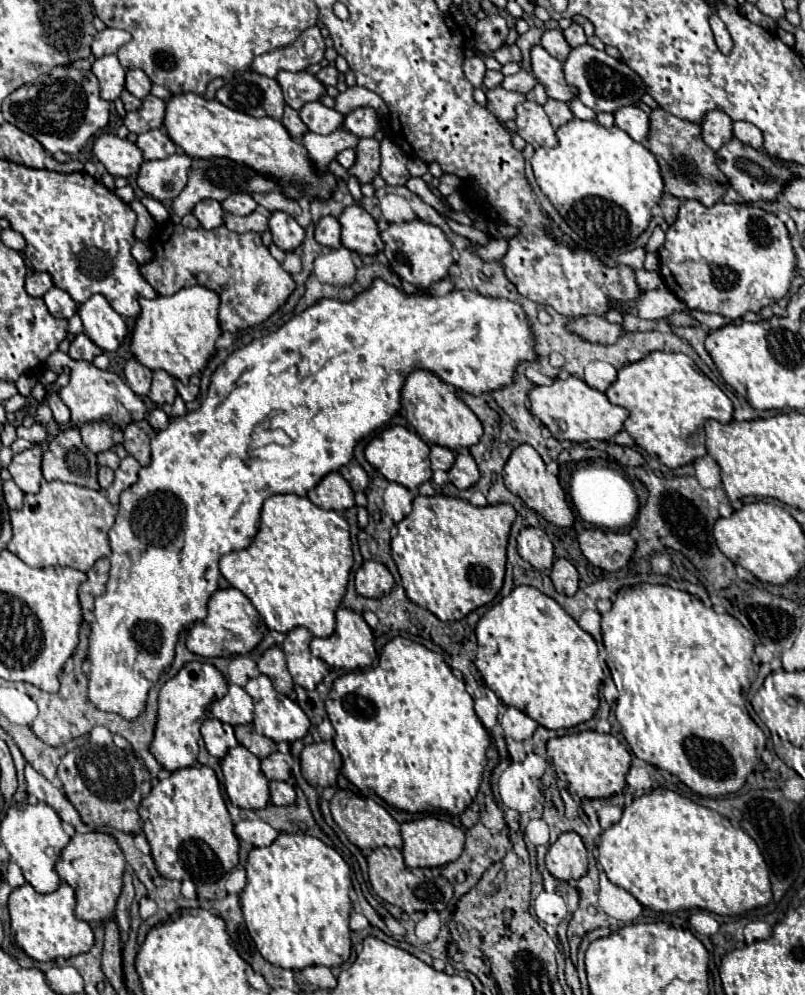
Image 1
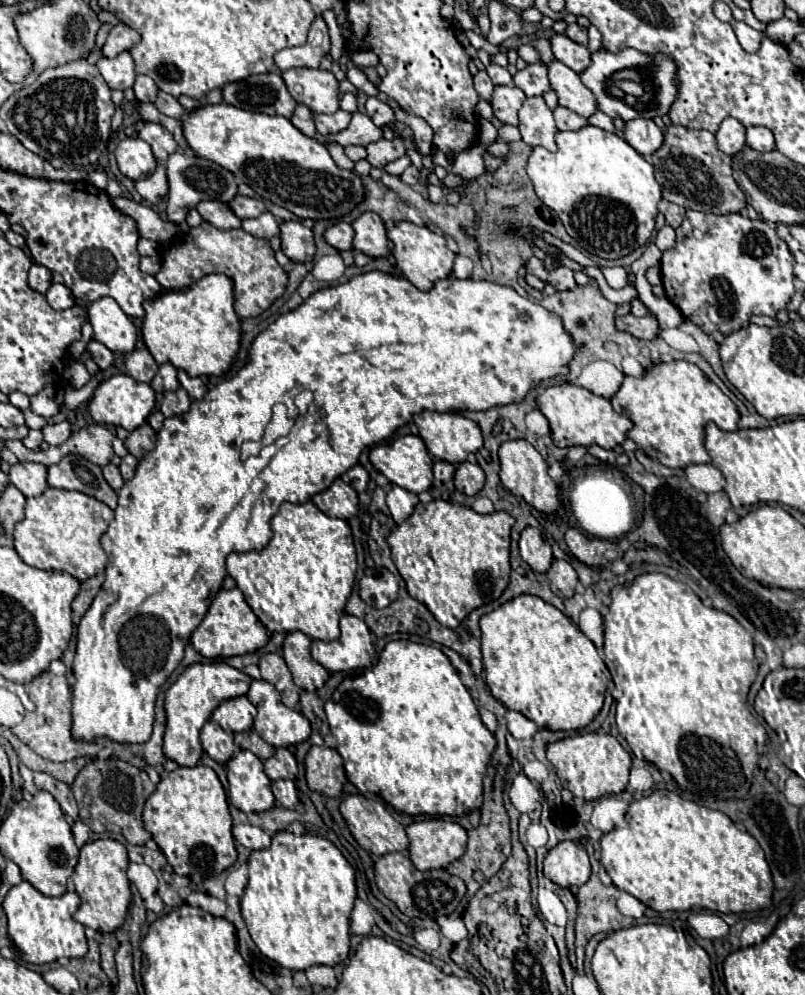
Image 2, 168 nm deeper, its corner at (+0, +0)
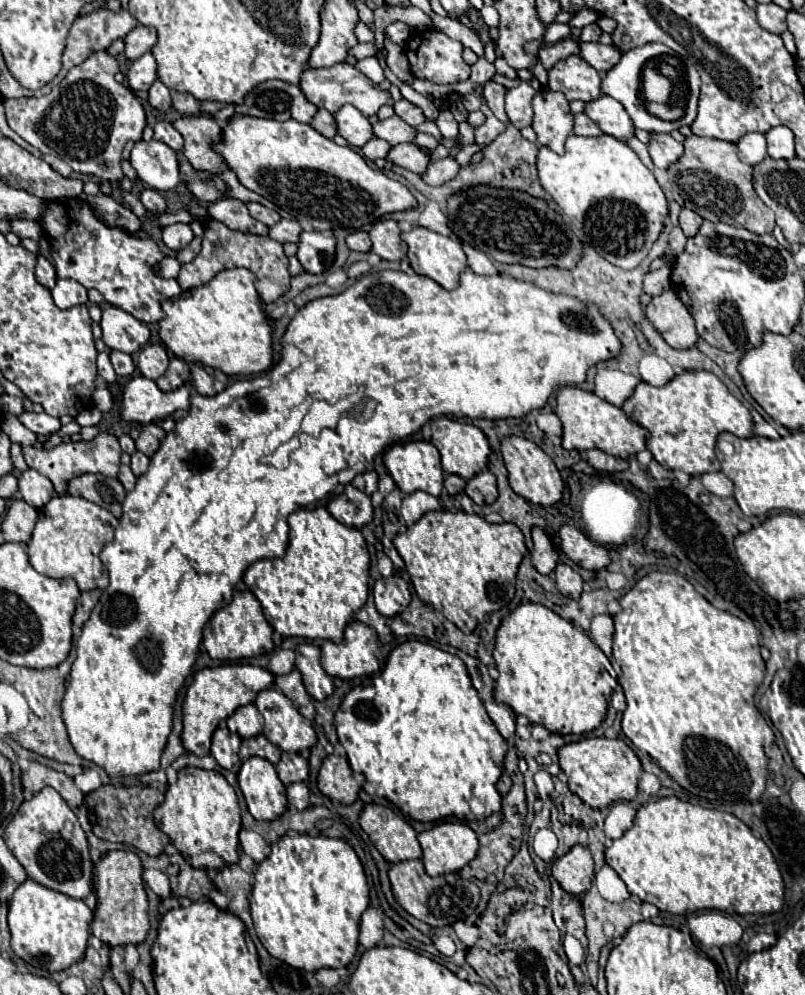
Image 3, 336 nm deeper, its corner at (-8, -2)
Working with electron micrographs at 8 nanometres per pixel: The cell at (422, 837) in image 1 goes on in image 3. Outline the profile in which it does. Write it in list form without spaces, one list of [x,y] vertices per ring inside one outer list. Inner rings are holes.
[[[440,822],[418,833],[418,841],[424,851],[422,863],[430,877],[458,873],[478,853],[478,837],[464,823]]]

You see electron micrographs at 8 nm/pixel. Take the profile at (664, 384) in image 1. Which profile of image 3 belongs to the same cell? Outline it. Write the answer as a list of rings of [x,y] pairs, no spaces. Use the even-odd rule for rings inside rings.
[[[684,371],[662,387],[640,381],[632,397],[628,397],[622,405],[622,411],[632,421],[648,429],[650,437],[646,439],[646,447],[660,465],[680,469],[694,477],[702,475],[704,471],[720,469],[714,455],[718,433],[730,431],[736,437],[752,435],[750,411],[710,371]]]

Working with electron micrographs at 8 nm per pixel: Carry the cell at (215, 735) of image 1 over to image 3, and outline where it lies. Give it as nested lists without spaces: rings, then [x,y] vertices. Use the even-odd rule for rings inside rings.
[[[220,723],[220,727],[214,731],[212,737],[212,757],[216,763],[224,769],[238,771],[240,769],[240,759],[238,759],[238,747],[240,747],[240,737],[232,735],[226,727],[226,723]]]

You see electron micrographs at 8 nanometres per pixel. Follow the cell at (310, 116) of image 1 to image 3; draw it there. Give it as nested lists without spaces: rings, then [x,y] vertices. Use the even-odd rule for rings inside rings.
[[[344,105],[338,113],[334,113],[334,119],[338,125],[338,135],[342,135],[350,145],[362,147],[372,139],[372,125],[356,107]]]

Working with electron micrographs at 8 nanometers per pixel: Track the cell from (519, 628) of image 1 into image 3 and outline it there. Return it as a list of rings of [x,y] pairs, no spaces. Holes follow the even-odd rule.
[[[522,603],[512,613],[508,613],[496,631],[494,659],[496,669],[500,671],[494,699],[512,707],[516,715],[524,715],[532,723],[544,725],[548,731],[560,735],[588,733],[596,729],[606,717],[608,699],[616,687],[616,679],[612,675],[614,669],[602,649],[594,645],[594,641],[584,631],[576,629],[568,619],[560,617],[552,609],[540,603]]]

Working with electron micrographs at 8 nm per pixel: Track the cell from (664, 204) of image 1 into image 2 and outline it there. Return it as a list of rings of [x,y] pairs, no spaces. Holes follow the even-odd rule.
[[[670,203],[670,205],[668,205],[668,209],[664,211],[664,215],[666,215],[668,225],[672,225],[672,227],[676,229],[676,227],[680,227],[680,225],[682,225],[684,215],[686,215],[686,209],[684,209],[684,207],[680,207],[680,205]]]

